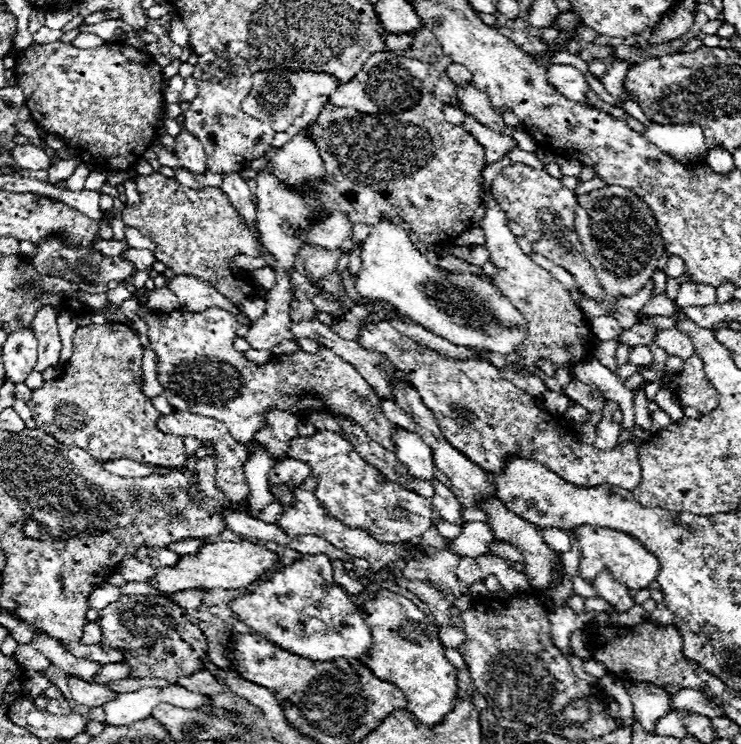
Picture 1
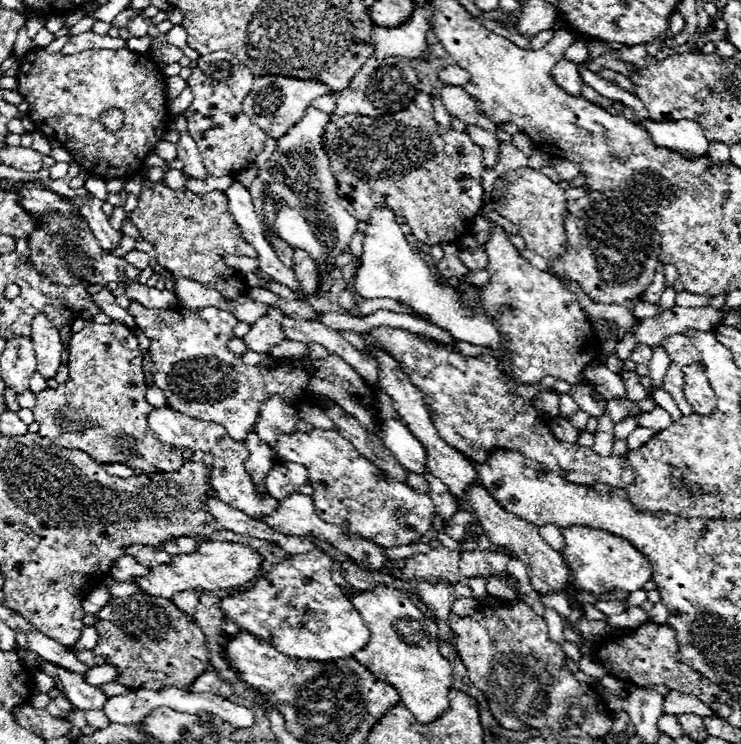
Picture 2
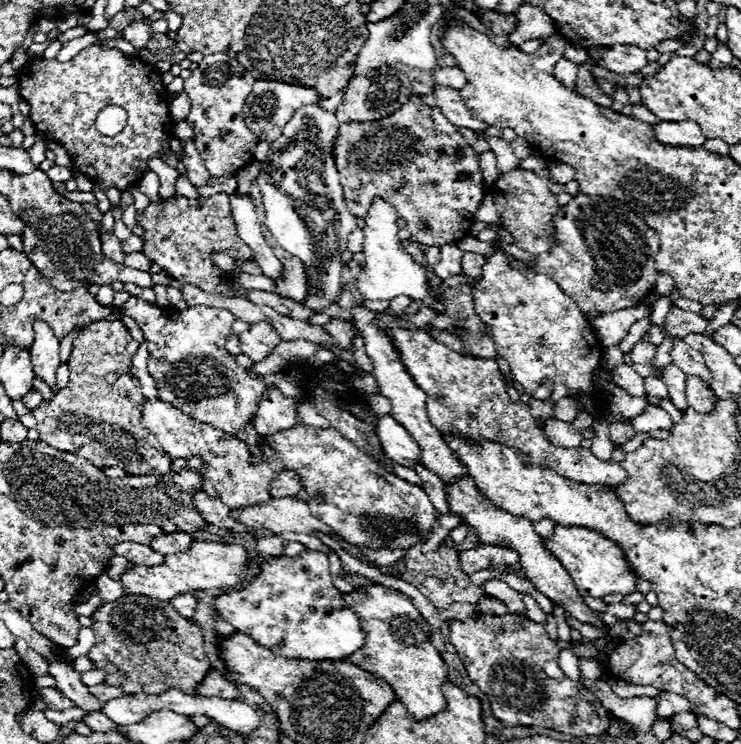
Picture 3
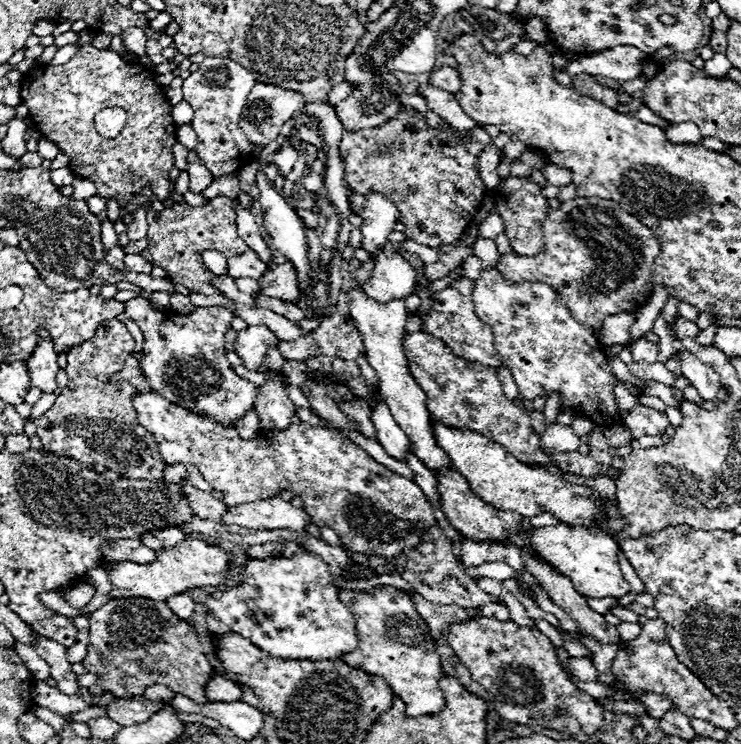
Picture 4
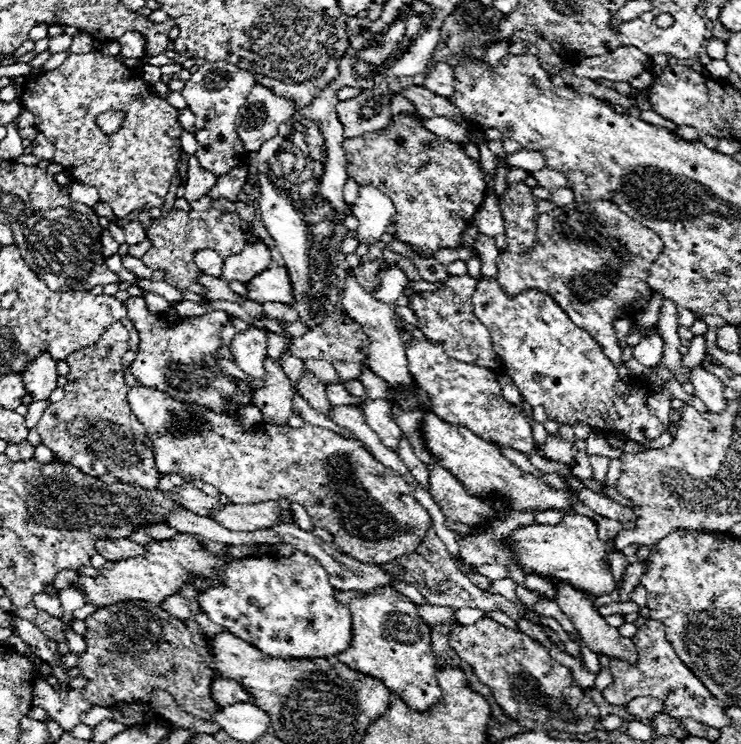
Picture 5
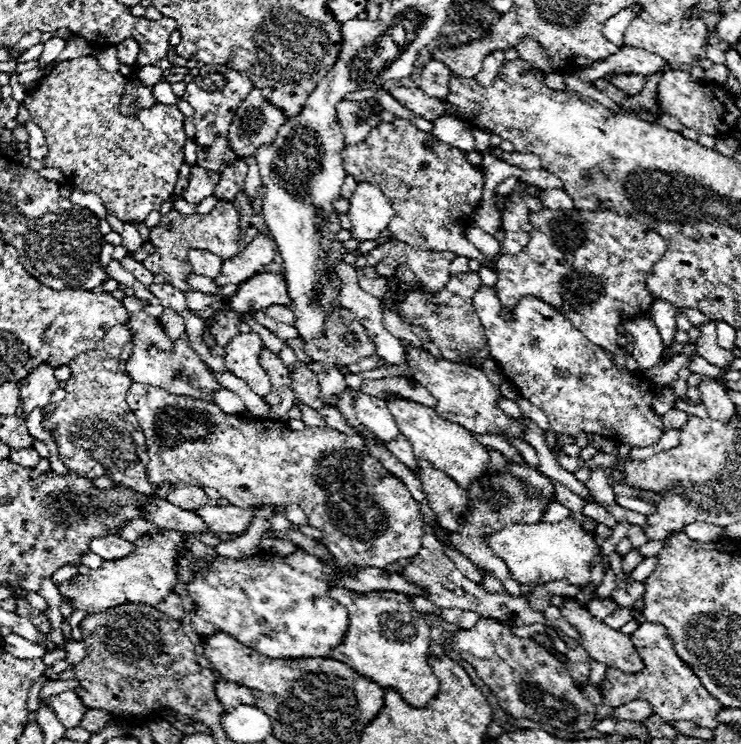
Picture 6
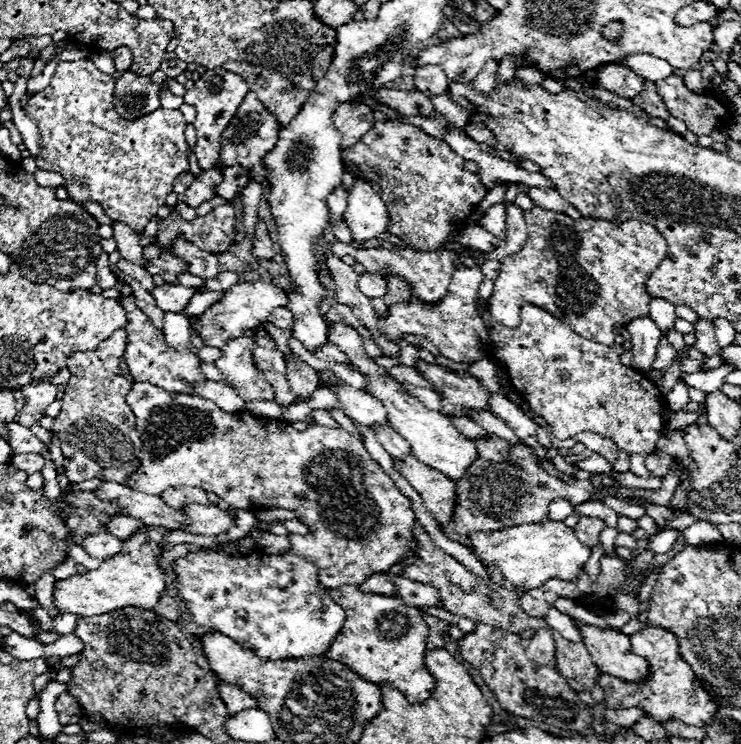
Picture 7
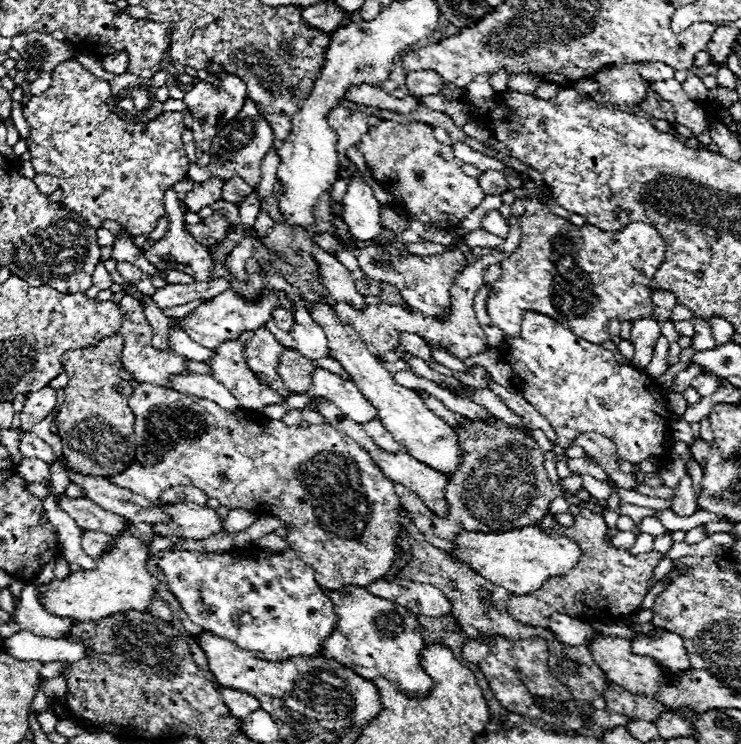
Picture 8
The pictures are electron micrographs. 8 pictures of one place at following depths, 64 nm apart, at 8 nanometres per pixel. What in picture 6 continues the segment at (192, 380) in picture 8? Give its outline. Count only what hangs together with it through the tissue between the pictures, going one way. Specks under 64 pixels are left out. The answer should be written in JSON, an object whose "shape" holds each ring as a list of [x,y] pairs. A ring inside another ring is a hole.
{"shape":[[[220,388],[220,390],[212,392],[212,398],[216,400],[216,406],[220,410],[224,410],[226,414],[240,414],[240,412],[244,412],[242,398],[236,392],[232,392],[232,390]]]}

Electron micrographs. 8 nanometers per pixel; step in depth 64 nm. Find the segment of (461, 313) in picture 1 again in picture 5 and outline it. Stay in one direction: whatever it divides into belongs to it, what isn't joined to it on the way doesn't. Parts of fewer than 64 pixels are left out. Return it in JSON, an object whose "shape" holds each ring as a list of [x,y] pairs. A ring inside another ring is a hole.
{"shape":[[[360,186],[358,198],[352,204],[352,216],[358,220],[358,242],[374,244],[392,224],[396,208],[392,200],[374,186]],[[394,266],[388,272],[378,272],[378,276],[380,276],[380,288],[374,294],[374,298],[378,298],[380,302],[386,302],[386,304],[393,304],[395,306],[394,302],[406,290],[406,284],[408,284],[406,274],[398,266]]]}

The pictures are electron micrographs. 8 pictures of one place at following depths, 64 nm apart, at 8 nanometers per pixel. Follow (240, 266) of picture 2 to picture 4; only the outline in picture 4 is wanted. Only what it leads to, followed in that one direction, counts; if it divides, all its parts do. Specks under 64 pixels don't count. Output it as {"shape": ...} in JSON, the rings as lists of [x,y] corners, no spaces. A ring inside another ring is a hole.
{"shape":[[[204,250],[202,252],[202,262],[212,274],[216,274],[216,276],[226,274],[226,256],[224,254],[218,254],[218,252],[212,252],[212,250]]]}

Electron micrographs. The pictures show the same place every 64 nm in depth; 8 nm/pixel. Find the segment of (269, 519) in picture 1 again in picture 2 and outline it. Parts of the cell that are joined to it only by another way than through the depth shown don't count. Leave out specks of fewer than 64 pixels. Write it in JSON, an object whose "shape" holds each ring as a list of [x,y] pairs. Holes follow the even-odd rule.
{"shape":[[[170,406],[164,408],[152,408],[150,416],[148,416],[148,426],[150,430],[160,438],[162,444],[168,444],[170,448],[180,448],[180,450],[202,450],[202,452],[210,452],[214,456],[214,468],[210,472],[210,484],[216,492],[216,496],[226,502],[228,506],[234,506],[236,510],[242,510],[248,516],[266,516],[270,512],[276,510],[276,500],[270,496],[258,496],[256,494],[256,484],[252,482],[250,474],[246,472],[246,458],[248,458],[248,450],[242,442],[234,442],[226,430],[218,424],[212,422],[202,422],[196,418],[190,418],[186,414],[176,412]]]}

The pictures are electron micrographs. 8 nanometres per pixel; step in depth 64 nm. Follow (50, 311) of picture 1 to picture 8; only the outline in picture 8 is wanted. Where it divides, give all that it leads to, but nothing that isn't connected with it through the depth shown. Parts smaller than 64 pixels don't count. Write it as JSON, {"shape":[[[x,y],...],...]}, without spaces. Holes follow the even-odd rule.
{"shape":[[[46,386],[38,392],[30,392],[26,394],[26,406],[24,410],[20,412],[20,430],[22,432],[30,432],[34,424],[38,424],[40,420],[44,420],[48,416],[48,412],[54,408],[56,404],[56,392]]]}

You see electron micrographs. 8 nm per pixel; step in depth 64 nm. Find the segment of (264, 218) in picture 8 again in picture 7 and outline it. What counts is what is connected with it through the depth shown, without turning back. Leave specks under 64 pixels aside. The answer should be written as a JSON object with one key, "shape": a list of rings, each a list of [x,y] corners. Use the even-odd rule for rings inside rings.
{"shape":[[[258,220],[256,222],[256,232],[254,232],[254,250],[252,254],[256,258],[262,258],[262,260],[270,260],[274,254],[272,254],[272,240],[268,236],[268,224],[266,220]]]}

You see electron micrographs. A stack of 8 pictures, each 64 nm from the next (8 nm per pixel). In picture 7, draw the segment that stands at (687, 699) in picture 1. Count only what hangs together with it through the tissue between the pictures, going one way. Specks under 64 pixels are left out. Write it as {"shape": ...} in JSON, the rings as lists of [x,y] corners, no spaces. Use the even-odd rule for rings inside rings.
{"shape":[[[630,708],[630,710],[604,710],[602,716],[604,716],[604,722],[608,722],[608,724],[616,724],[616,726],[628,728],[634,722],[638,722],[638,718],[644,716],[644,712],[640,708]]]}

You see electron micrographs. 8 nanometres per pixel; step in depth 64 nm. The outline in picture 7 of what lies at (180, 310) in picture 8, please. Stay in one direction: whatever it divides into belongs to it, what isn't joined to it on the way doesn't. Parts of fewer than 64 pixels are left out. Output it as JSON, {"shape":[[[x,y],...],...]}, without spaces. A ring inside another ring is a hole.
{"shape":[[[206,292],[206,294],[196,294],[190,302],[188,302],[188,306],[182,310],[186,316],[196,316],[196,314],[202,314],[204,310],[206,310],[206,306],[212,306],[220,296],[223,296],[223,292]]]}

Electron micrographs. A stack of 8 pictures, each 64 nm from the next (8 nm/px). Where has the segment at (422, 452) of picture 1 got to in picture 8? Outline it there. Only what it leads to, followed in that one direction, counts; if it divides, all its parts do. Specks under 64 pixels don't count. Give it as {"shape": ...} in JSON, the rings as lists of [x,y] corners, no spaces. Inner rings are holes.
{"shape":[[[324,368],[314,370],[310,396],[322,396],[330,400],[334,406],[338,406],[338,410],[342,410],[342,414],[350,416],[358,424],[378,418],[376,408],[364,400],[364,396],[358,392],[358,388],[352,382]]]}

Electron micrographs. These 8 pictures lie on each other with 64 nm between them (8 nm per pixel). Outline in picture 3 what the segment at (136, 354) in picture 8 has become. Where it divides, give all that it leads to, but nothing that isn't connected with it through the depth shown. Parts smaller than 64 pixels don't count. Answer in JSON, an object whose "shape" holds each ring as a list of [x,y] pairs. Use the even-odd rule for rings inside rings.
{"shape":[[[132,296],[122,306],[122,314],[134,318],[144,332],[150,354],[148,372],[162,392],[162,400],[200,422],[222,428],[226,434],[238,434],[254,418],[258,400],[270,384],[260,382],[246,368],[234,364],[232,354],[226,352],[224,344],[236,320],[228,310],[192,306],[186,312],[176,312]]]}

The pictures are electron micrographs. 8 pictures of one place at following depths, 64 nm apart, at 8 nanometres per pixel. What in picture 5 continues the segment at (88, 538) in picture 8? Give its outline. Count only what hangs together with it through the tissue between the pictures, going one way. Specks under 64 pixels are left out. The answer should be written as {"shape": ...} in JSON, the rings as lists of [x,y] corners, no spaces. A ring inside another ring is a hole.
{"shape":[[[122,538],[122,540],[98,540],[94,544],[96,552],[100,556],[104,556],[106,560],[110,562],[116,562],[116,560],[126,560],[126,558],[132,558],[132,556],[138,556],[138,554],[144,554],[144,546],[142,544],[134,544],[130,542],[128,538]]]}

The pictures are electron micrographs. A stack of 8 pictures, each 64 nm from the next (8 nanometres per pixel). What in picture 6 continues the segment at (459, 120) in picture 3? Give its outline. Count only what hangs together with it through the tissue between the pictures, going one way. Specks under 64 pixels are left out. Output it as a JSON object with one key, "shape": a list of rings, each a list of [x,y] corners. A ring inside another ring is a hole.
{"shape":[[[392,88],[388,94],[398,100],[404,108],[408,108],[414,116],[422,116],[426,120],[434,120],[438,116],[444,116],[442,100],[426,96],[420,88]]]}

